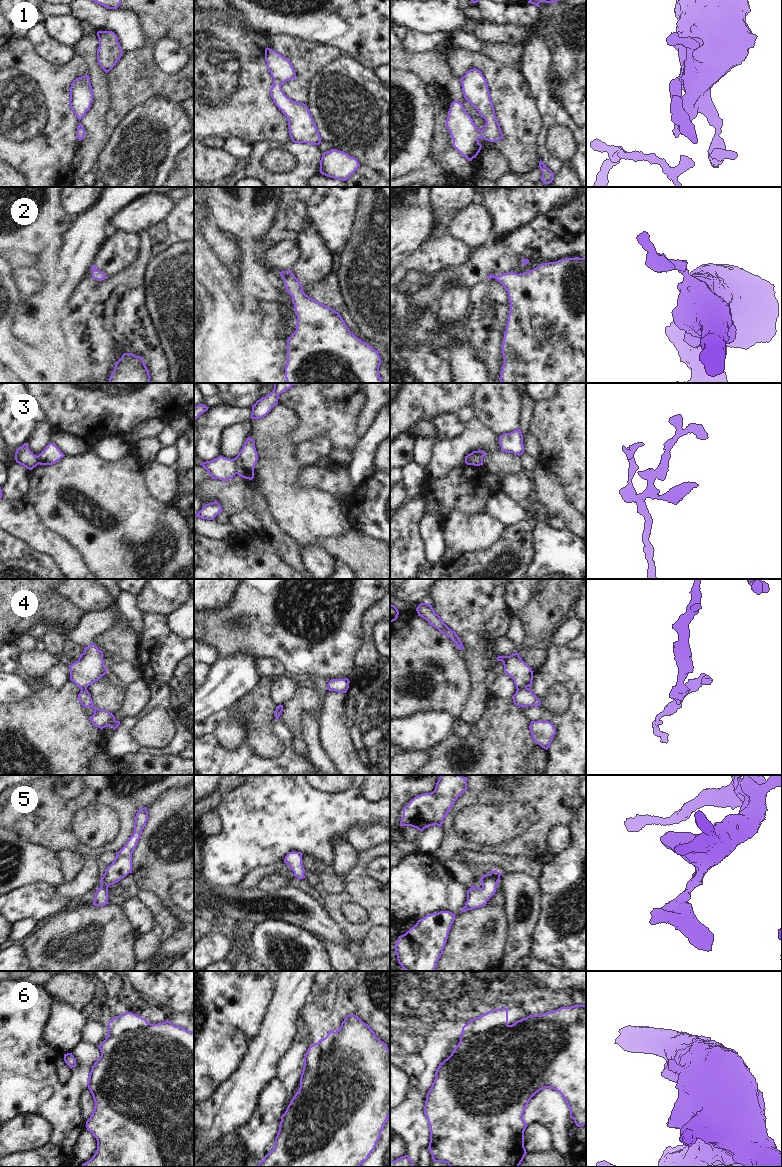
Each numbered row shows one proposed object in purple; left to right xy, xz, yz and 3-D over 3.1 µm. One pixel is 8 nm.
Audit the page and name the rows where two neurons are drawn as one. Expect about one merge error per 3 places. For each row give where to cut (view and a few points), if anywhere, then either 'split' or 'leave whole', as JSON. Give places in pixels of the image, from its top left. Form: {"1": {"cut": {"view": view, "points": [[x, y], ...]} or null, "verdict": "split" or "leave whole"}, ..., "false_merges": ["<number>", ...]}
{"1": {"cut": null, "verdict": "leave whole"}, "2": {"cut": null, "verdict": "leave whole"}, "3": {"cut": {"view": "xz", "points": [[233, 459], [236, 465], [236, 473]]}, "verdict": "split"}, "4": {"cut": {"view": "yz", "points": [[526, 686], [517, 689]]}, "verdict": "split"}, "5": {"cut": null, "verdict": "leave whole"}, "6": {"cut": null, "verdict": "leave whole"}, "false_merges": ["3", "4"]}

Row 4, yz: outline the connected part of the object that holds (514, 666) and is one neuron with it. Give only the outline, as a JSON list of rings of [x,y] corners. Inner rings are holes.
[[[517,652],[510,656],[498,655],[497,661],[503,662],[504,673],[514,680],[516,689],[523,689],[532,685],[534,671],[522,660]]]

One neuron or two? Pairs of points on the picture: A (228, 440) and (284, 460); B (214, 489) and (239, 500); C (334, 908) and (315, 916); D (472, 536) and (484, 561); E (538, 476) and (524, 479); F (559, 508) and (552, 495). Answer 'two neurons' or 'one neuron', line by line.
A: two neurons
B: one neuron
C: two neurons
D: two neurons
E: two neurons
F: one neuron

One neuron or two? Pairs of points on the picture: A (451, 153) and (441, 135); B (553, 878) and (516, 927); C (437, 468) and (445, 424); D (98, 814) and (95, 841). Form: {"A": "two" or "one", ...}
{"A": "two", "B": "two", "C": "two", "D": "one"}

